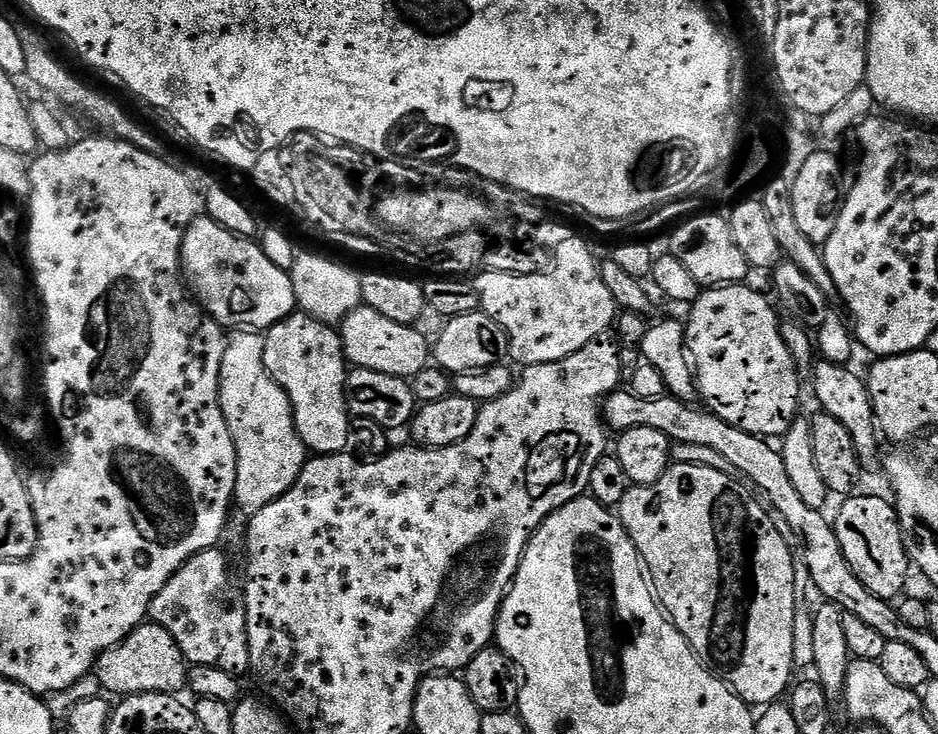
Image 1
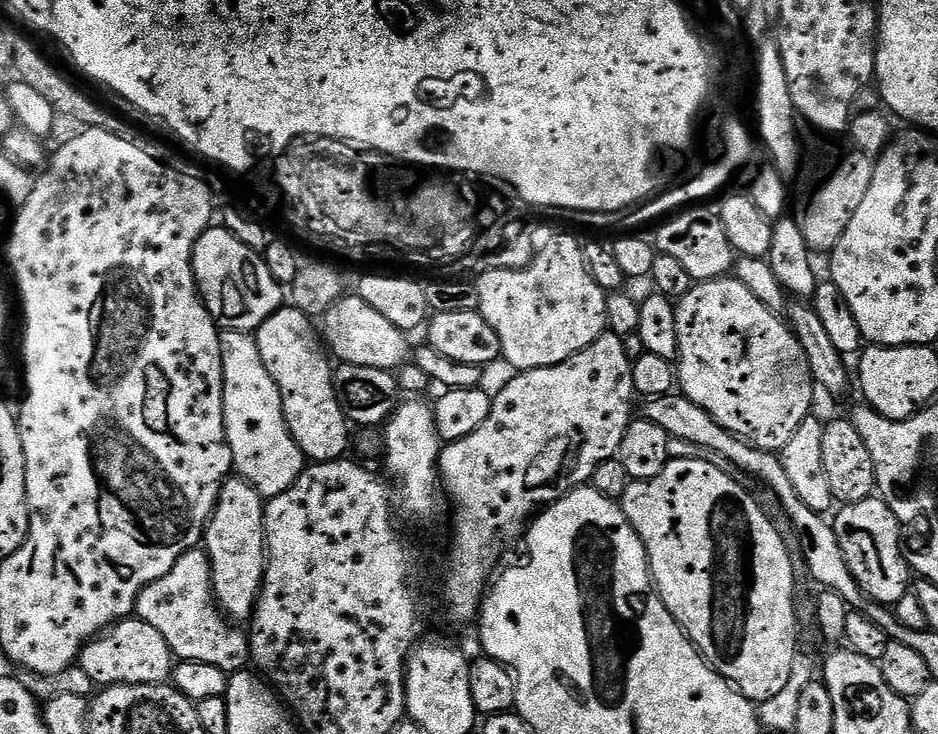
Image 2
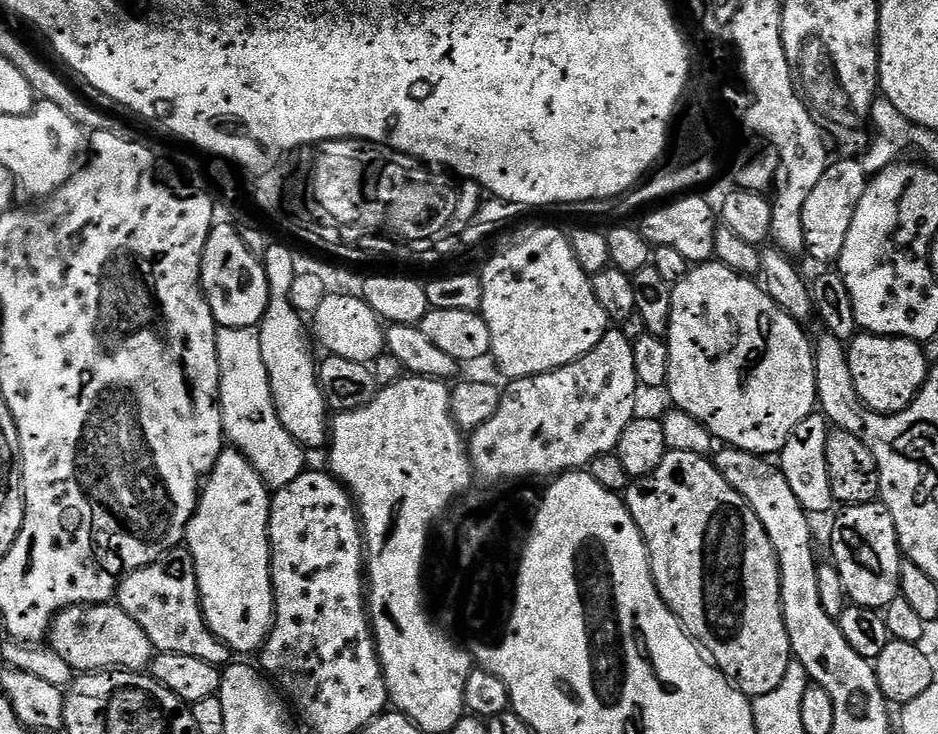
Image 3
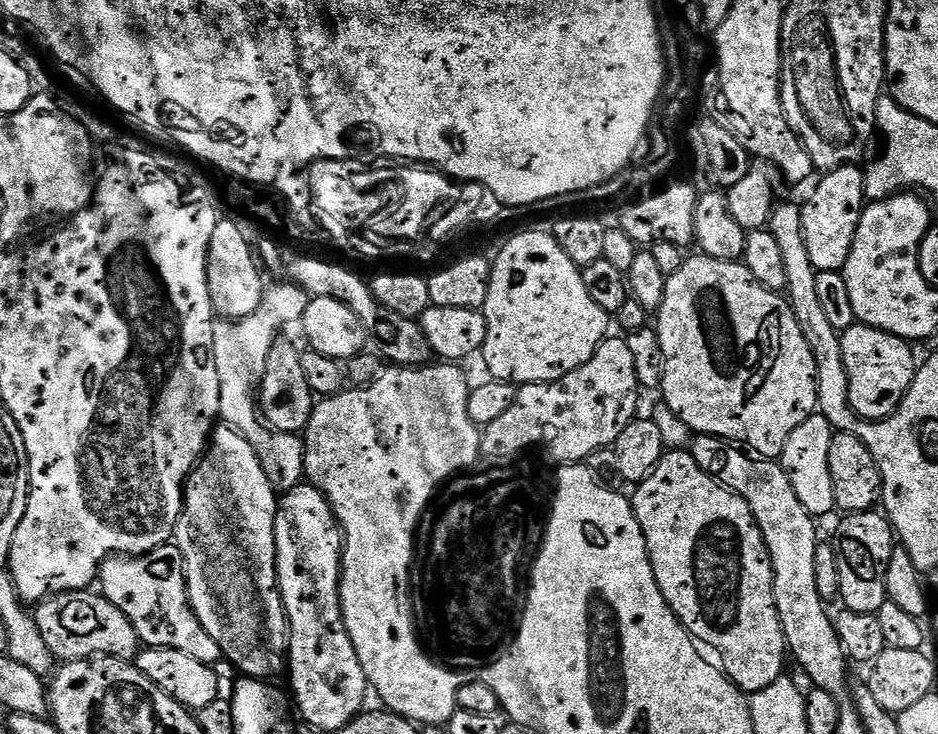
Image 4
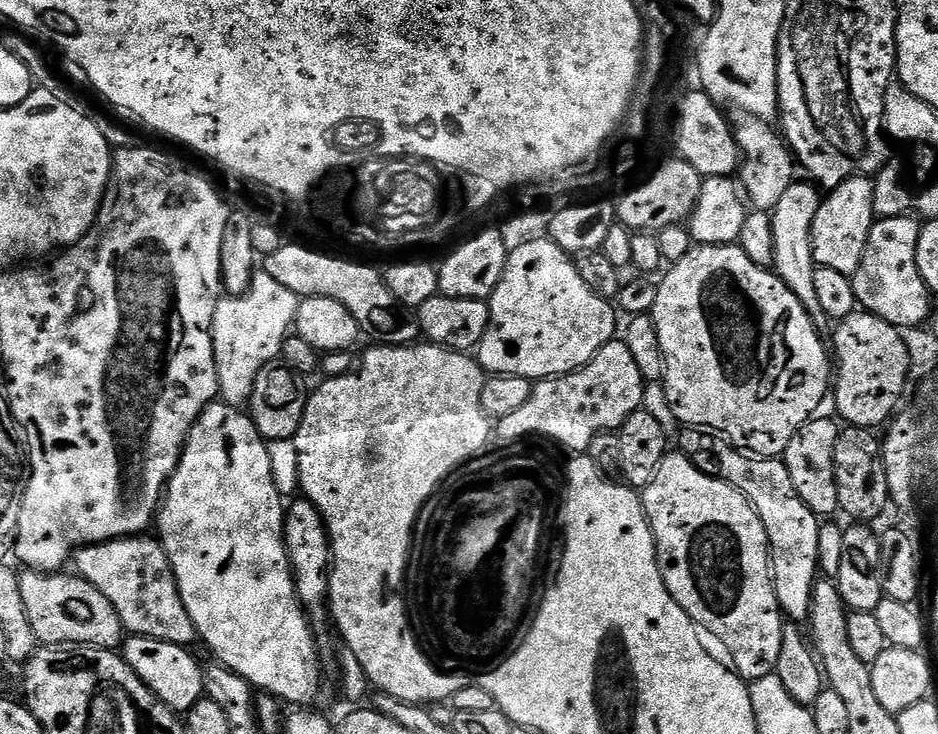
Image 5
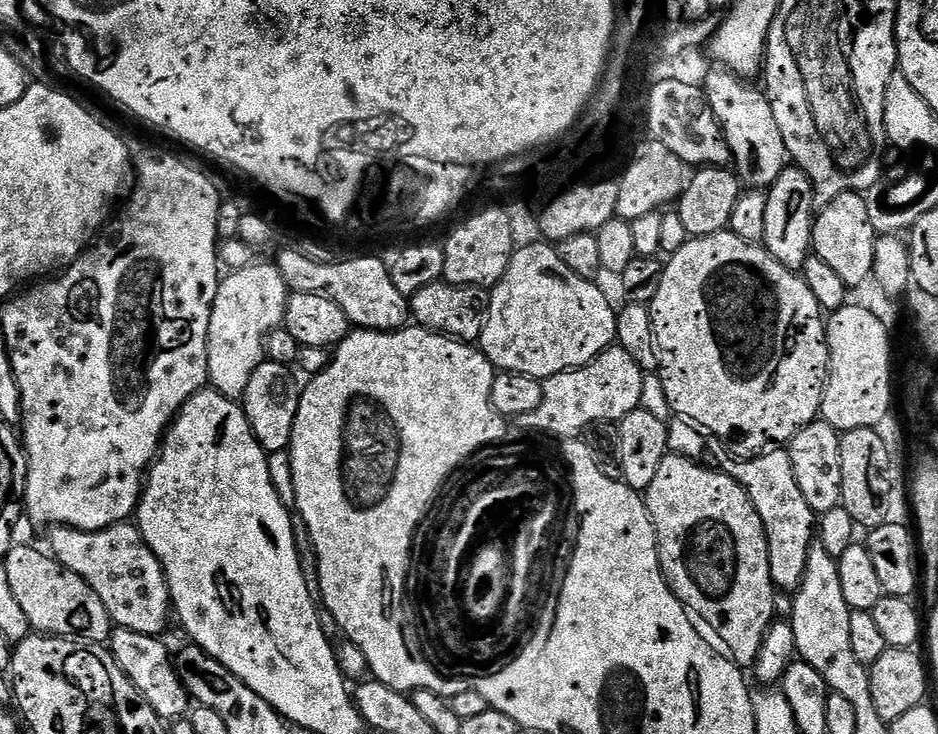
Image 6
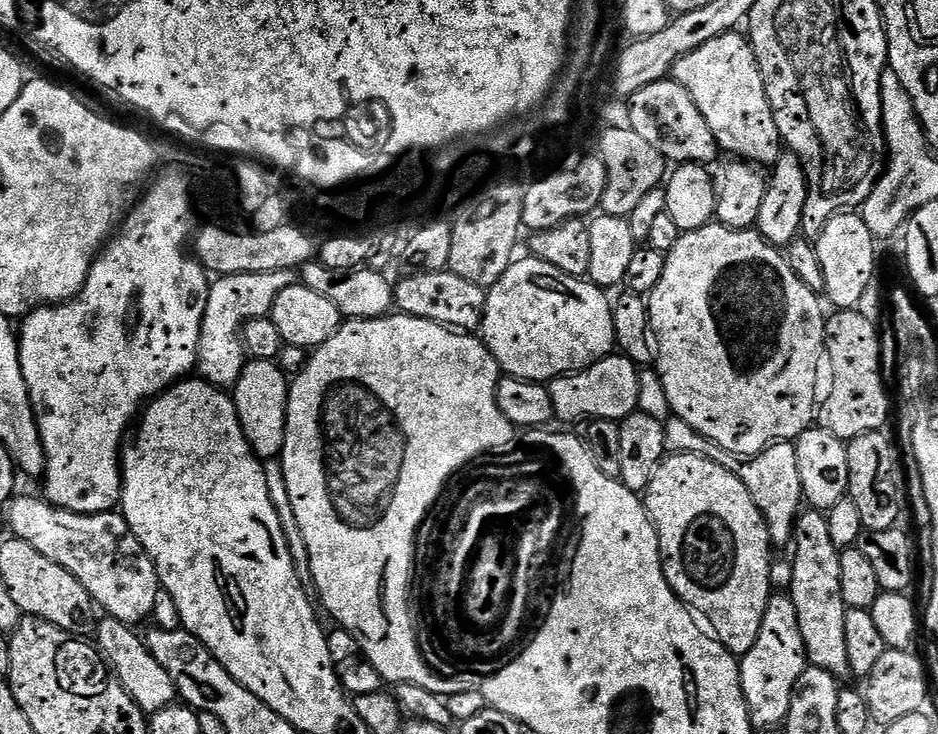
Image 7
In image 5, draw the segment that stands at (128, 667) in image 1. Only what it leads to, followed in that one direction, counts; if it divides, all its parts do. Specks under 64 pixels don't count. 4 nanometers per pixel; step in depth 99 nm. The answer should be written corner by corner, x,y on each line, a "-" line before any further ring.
24,570
19,573
22,604
37,641
44,646
91,646
116,650
126,629
114,606
79,574
49,574

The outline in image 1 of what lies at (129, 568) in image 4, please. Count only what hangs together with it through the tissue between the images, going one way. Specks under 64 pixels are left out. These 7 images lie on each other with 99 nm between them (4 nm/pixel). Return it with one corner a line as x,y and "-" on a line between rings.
219,547
207,548
198,554
194,554
194,558
190,558
181,568
170,578
170,582
166,582
166,586
162,586
162,590
158,590
158,594
154,594
154,598
148,607
147,619
153,624
162,626
162,630
166,630
170,634
170,638
174,638
174,642
178,642
178,650
182,650
185,661
189,665
210,666
218,670
226,670
232,676
237,678
243,677
243,672
247,673
250,668
250,650
248,649
248,627
246,626
246,610
244,609
244,601
241,593
232,585
232,572
228,569
228,556
224,552
220,552

